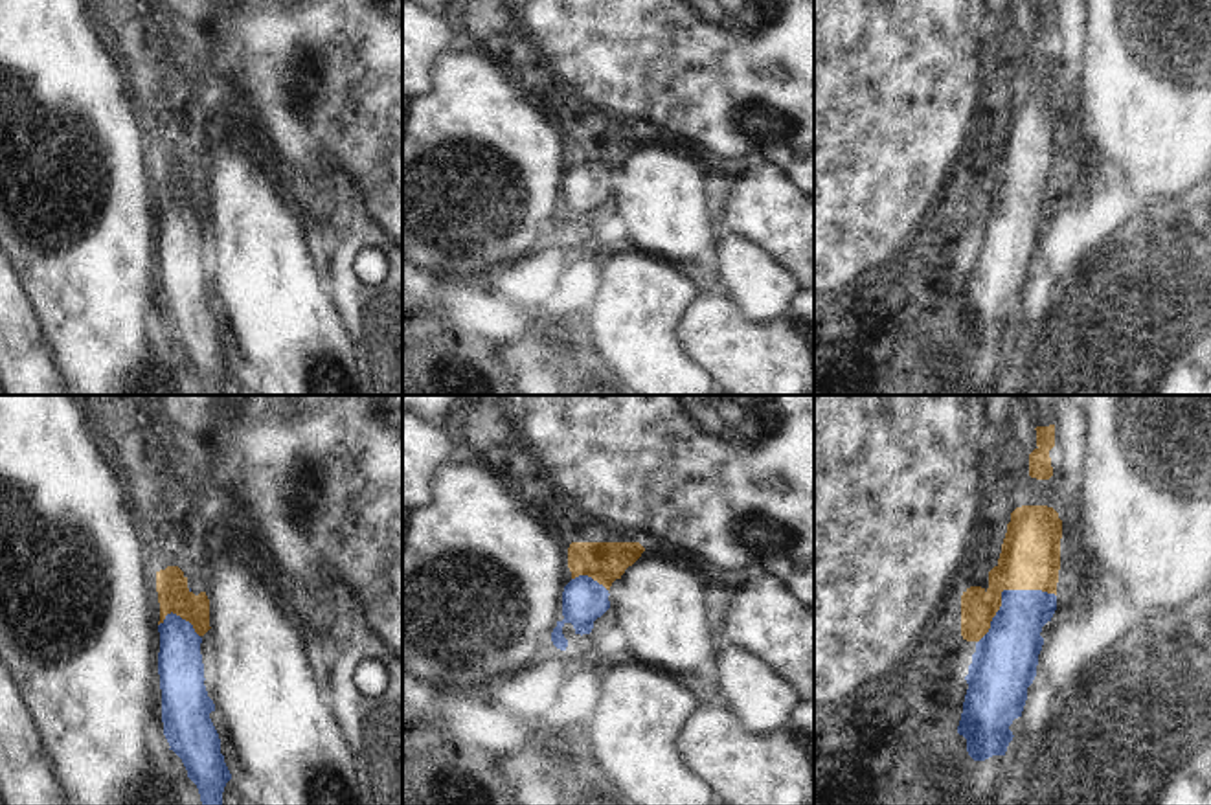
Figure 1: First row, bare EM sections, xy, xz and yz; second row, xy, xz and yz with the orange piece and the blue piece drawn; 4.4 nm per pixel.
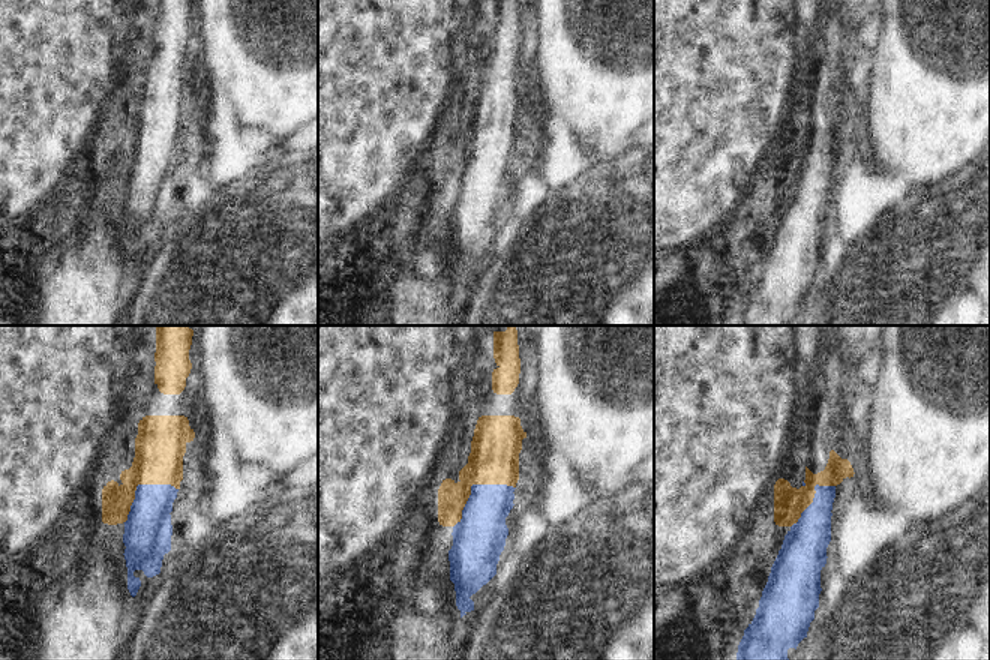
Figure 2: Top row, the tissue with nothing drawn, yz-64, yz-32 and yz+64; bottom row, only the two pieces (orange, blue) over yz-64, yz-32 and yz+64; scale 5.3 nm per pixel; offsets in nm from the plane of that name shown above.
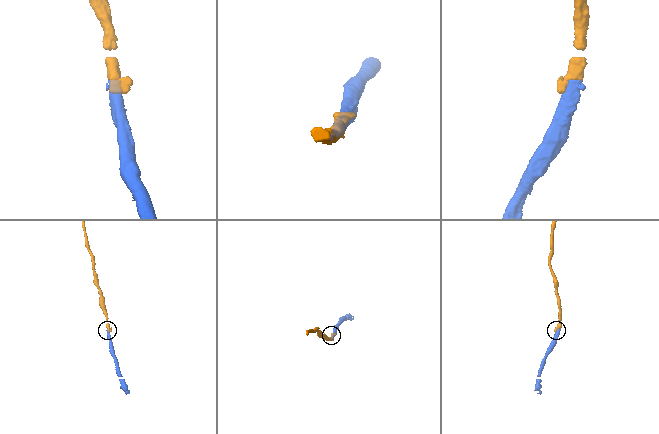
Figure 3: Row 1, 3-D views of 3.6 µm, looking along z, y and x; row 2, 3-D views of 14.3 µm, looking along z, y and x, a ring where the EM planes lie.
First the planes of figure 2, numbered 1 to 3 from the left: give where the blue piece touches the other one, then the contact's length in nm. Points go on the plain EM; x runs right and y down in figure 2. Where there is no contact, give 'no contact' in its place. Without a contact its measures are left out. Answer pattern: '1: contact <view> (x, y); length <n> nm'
1: contact yz-64 (138, 147); length 340 nm
2: contact yz-32 (473, 147); length 400 nm
3: contact yz+64 (813, 161); length 340 nm

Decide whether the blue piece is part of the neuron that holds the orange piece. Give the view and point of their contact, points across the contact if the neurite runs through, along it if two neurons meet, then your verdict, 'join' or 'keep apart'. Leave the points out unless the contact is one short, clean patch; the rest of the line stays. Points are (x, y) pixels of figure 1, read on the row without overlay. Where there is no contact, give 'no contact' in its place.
yz (1004, 177) | across yz (1029, 147), (1004, 177), (1011, 184), (1013, 230) | join

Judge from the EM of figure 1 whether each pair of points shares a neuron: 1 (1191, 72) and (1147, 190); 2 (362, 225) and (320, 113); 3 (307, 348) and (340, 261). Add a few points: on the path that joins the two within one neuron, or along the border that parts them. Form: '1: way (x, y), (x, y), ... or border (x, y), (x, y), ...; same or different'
1: way (1164, 102), (1164, 151), (1160, 160); same
2: border (339, 173), (351, 186), (361, 208), (368, 215); different
3: border (335, 309), (353, 342); different

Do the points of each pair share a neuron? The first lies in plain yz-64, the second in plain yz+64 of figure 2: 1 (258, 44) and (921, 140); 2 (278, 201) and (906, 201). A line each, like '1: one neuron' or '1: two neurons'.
1: one neuron
2: one neuron

